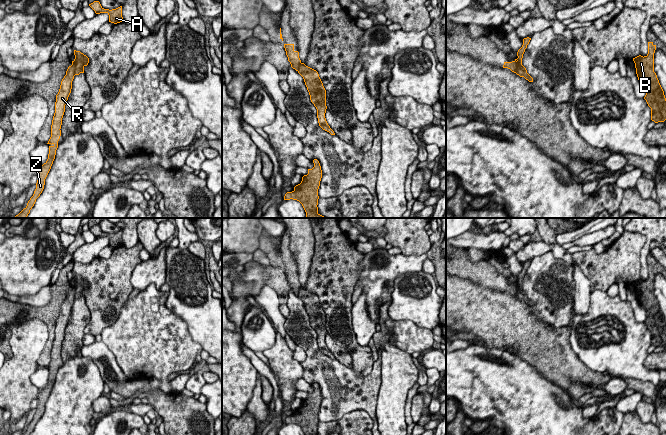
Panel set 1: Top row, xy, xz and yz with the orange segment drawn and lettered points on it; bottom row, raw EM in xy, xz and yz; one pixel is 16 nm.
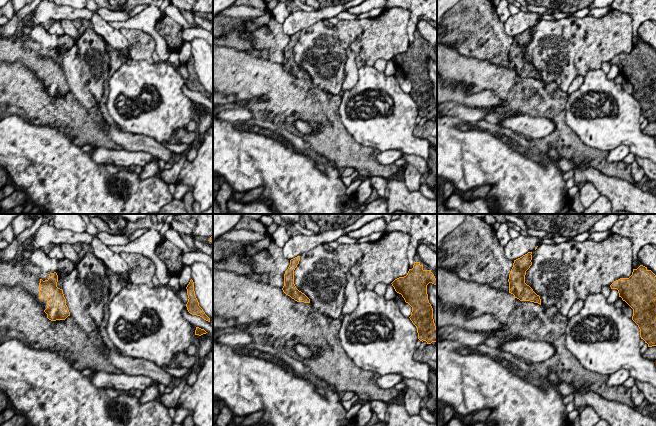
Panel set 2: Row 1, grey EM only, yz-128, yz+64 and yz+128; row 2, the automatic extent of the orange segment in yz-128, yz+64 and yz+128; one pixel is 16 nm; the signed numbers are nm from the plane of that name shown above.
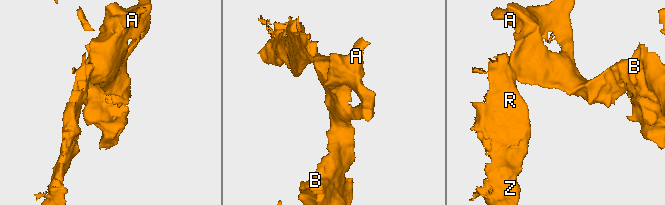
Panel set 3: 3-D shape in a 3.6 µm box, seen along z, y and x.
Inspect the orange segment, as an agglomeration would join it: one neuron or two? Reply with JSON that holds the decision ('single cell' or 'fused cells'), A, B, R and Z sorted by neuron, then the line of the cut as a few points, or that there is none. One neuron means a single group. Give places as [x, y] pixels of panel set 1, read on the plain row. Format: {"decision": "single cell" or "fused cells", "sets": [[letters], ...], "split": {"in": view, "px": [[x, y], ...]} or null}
{"decision": "fused cells", "sets": [["A", "B"], ["R", "Z"]], "split": {"in": "xy", "px": [[74, 283], [75, 298]]}}

